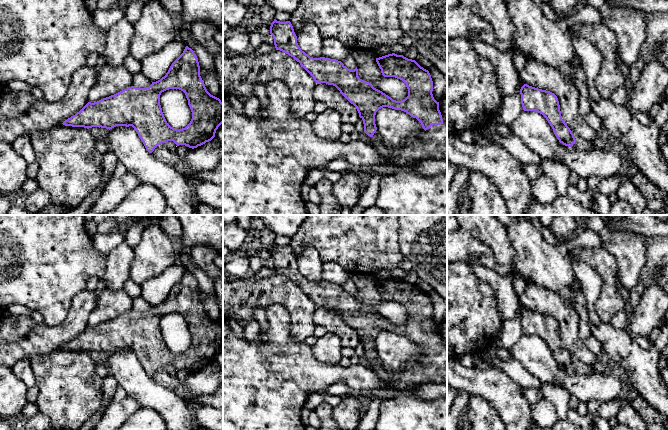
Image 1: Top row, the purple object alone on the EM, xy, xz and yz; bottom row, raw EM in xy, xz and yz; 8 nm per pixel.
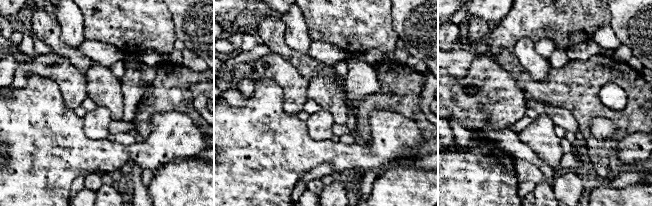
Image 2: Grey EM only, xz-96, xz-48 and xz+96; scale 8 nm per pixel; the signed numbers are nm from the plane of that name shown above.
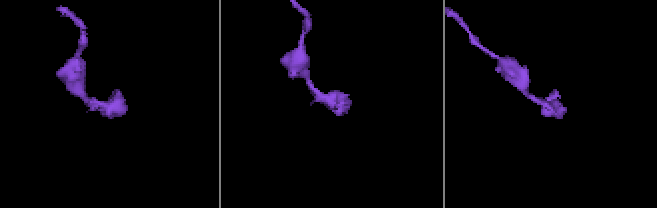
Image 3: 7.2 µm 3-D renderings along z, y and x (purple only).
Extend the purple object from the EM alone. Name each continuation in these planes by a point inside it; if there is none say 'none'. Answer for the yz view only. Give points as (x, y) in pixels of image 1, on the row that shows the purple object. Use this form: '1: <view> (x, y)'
none

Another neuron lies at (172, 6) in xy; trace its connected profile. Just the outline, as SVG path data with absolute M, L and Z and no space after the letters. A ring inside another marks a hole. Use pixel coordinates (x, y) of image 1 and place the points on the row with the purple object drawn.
M160 0L160 3L170 14L181 14L181 0Z

